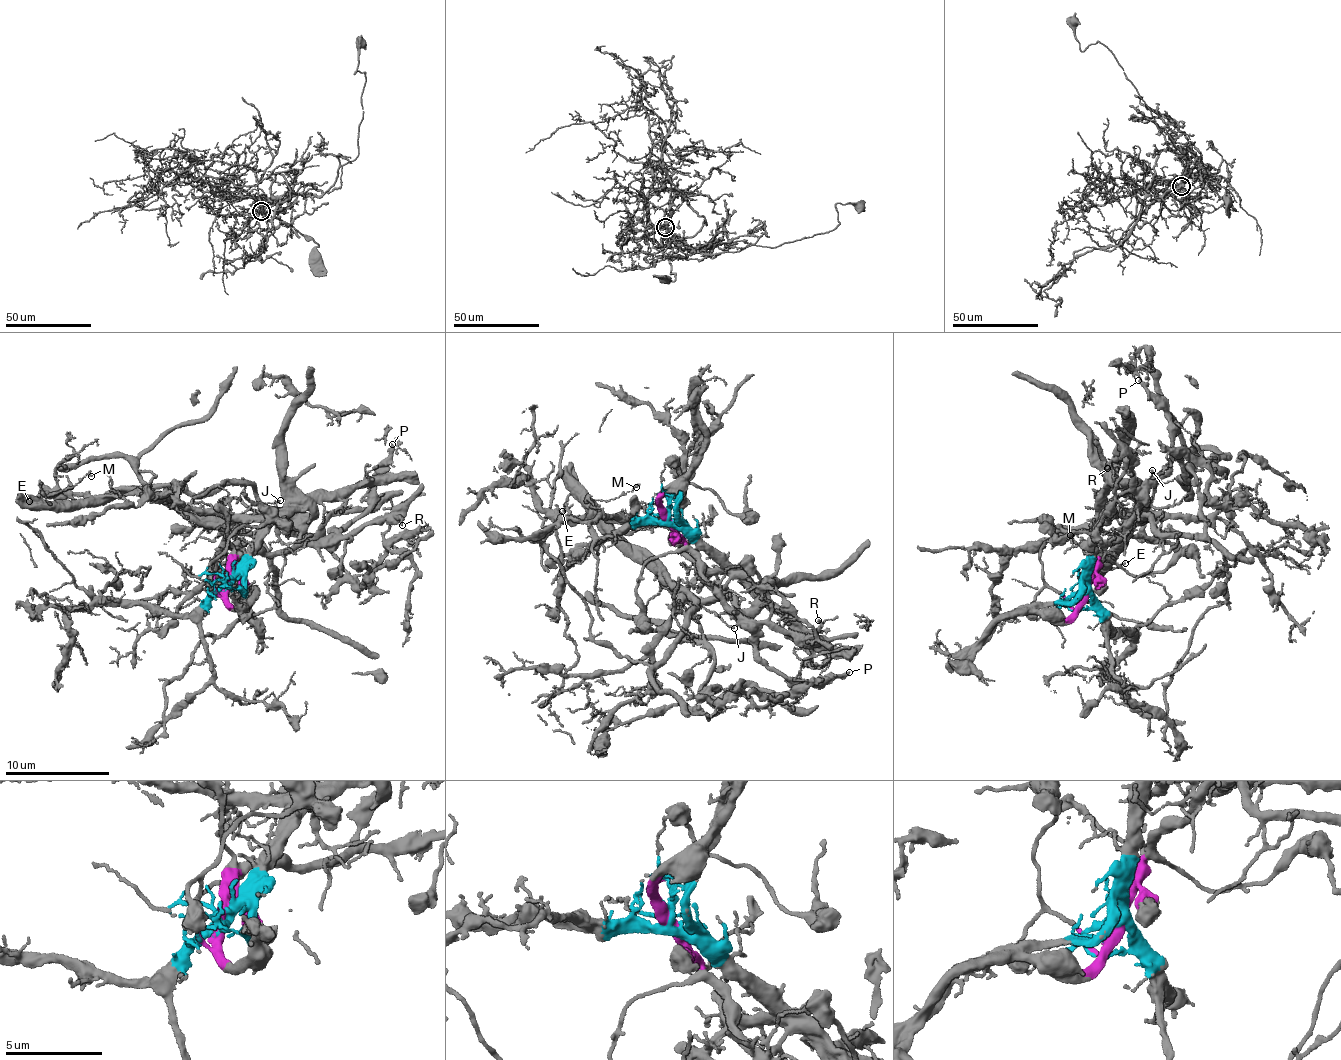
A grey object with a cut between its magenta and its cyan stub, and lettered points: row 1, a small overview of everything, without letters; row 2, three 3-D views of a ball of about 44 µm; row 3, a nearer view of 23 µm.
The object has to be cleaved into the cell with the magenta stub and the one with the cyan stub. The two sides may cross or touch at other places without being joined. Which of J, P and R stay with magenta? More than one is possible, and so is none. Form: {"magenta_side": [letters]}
{"magenta_side": ["J", "P", "R"]}

